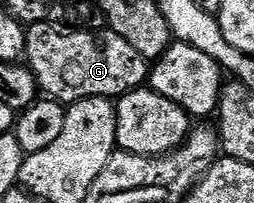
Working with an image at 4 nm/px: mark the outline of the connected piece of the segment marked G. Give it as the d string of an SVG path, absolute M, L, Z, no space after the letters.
M51 20L27 26L24 57L28 68L36 77L39 92L45 98L59 101L65 106L91 97L119 99L123 93L141 88L147 82L150 72L150 62L142 55L138 55L138 51L134 51L134 47L130 47L130 43L126 43L126 39L122 39L122 35L112 32L111 29L107 27L99 31L89 28L66 29L53 25Z

